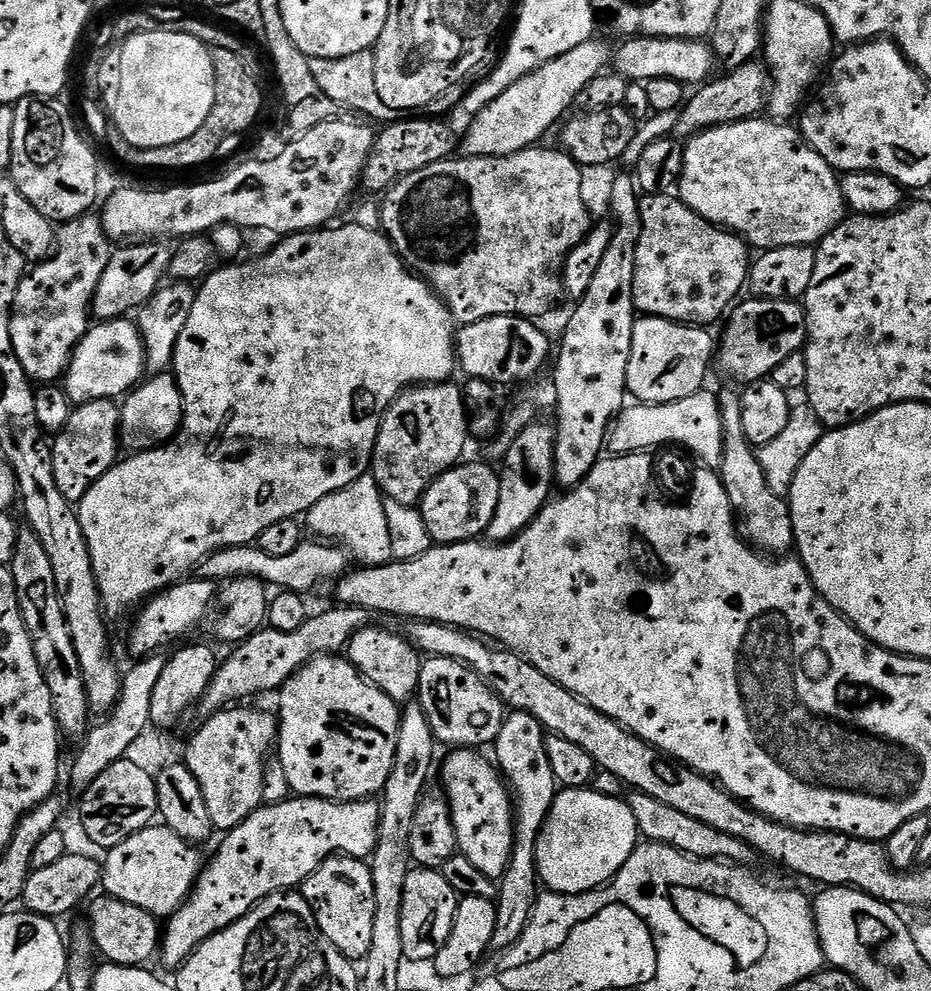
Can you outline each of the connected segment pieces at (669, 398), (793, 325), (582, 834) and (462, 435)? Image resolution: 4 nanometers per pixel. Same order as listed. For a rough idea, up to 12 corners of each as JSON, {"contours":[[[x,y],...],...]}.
{"contours":[[[641,315],[627,395],[690,398],[714,364],[707,327]],[[800,300],[737,303],[718,368],[740,386],[808,342]],[[561,789],[536,844],[551,892],[611,883],[639,840],[627,801]],[[413,386],[384,411],[370,475],[419,505],[470,443],[465,393]]]}

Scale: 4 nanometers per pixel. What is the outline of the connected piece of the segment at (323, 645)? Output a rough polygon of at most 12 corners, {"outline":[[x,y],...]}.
{"outline":[[335,606],[299,630],[265,627],[233,647],[199,702],[201,717],[283,688],[373,623]]}

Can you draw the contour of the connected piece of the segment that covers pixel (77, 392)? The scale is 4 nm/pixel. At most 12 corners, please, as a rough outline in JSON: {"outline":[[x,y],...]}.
{"outline":[[95,323],[64,375],[73,405],[123,398],[145,379],[139,327]]}

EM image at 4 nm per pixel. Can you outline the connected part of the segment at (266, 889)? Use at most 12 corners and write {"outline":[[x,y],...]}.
{"outline":[[296,796],[223,837],[159,959],[179,969],[337,854],[371,857],[380,804]]}

